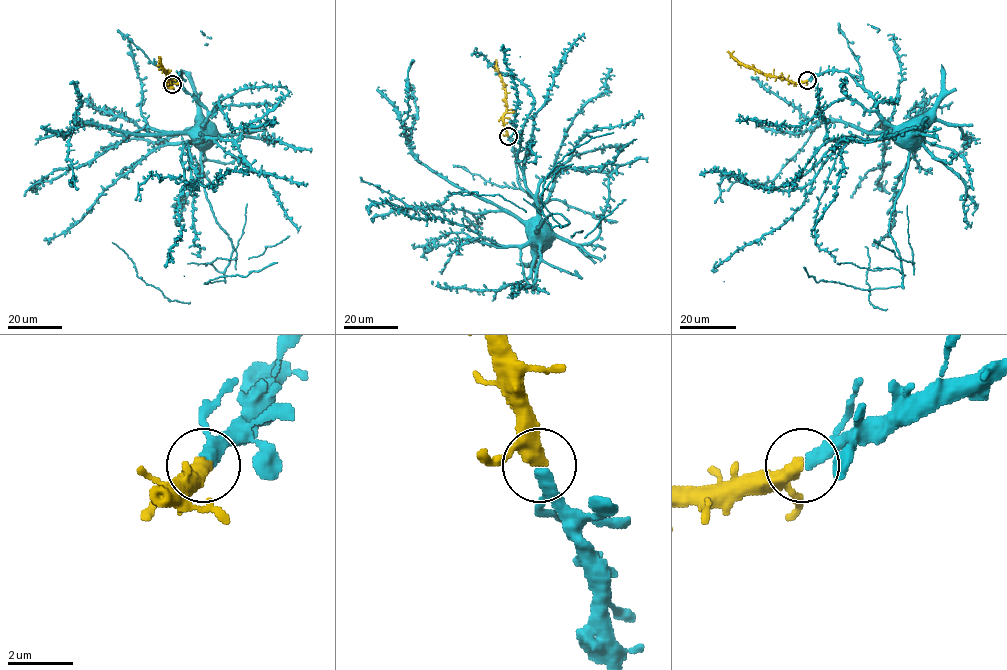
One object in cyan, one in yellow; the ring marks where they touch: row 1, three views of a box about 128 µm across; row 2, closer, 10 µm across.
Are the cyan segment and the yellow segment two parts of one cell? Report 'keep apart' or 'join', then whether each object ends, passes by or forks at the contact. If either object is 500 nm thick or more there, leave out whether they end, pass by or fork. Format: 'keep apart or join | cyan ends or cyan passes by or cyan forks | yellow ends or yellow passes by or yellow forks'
join | cyan passes by | yellow passes by

